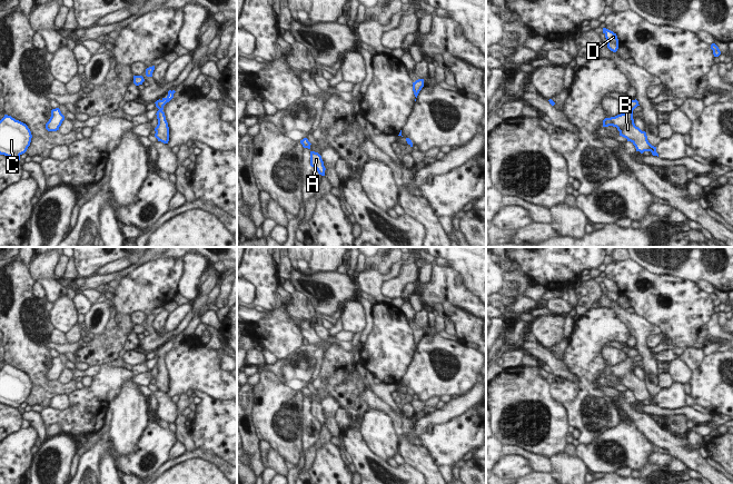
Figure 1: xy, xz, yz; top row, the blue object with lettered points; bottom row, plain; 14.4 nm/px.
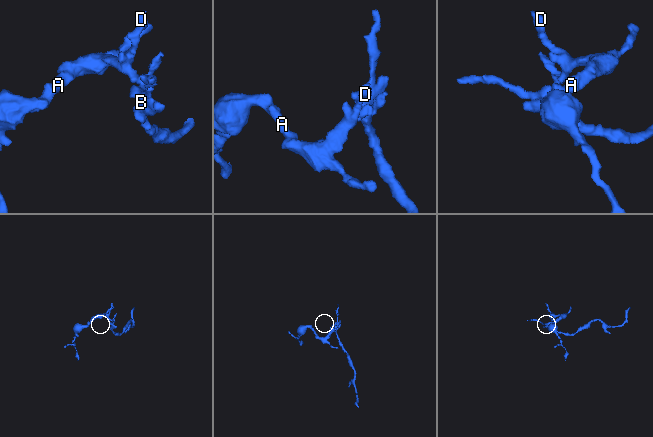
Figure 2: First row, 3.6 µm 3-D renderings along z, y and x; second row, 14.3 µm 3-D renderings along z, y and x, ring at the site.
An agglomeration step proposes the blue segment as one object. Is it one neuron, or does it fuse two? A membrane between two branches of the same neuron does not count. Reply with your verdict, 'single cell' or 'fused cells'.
single cell

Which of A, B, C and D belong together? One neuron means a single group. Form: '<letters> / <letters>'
A B C D

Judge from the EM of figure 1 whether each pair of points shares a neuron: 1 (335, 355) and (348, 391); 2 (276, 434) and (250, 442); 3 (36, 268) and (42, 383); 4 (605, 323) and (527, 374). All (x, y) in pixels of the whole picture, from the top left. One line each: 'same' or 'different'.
1: same
2: different
3: different
4: different

